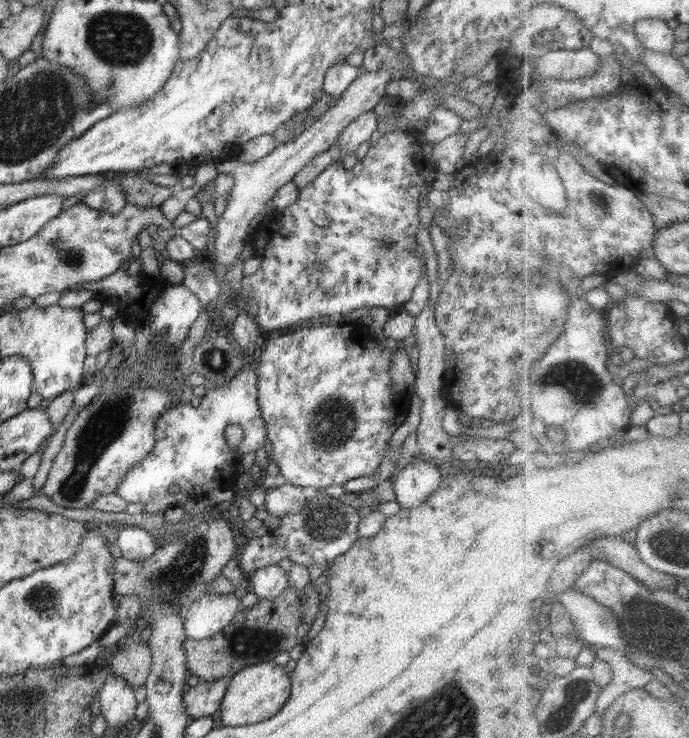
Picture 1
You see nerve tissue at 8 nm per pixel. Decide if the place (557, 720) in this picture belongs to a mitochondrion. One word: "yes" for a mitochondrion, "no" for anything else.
yes

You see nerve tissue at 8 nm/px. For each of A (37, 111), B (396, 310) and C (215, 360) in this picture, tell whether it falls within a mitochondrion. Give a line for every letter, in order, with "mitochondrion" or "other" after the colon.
A: mitochondrion
B: other
C: mitochondrion

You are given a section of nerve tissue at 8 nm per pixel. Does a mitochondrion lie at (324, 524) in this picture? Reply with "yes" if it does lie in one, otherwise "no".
yes

